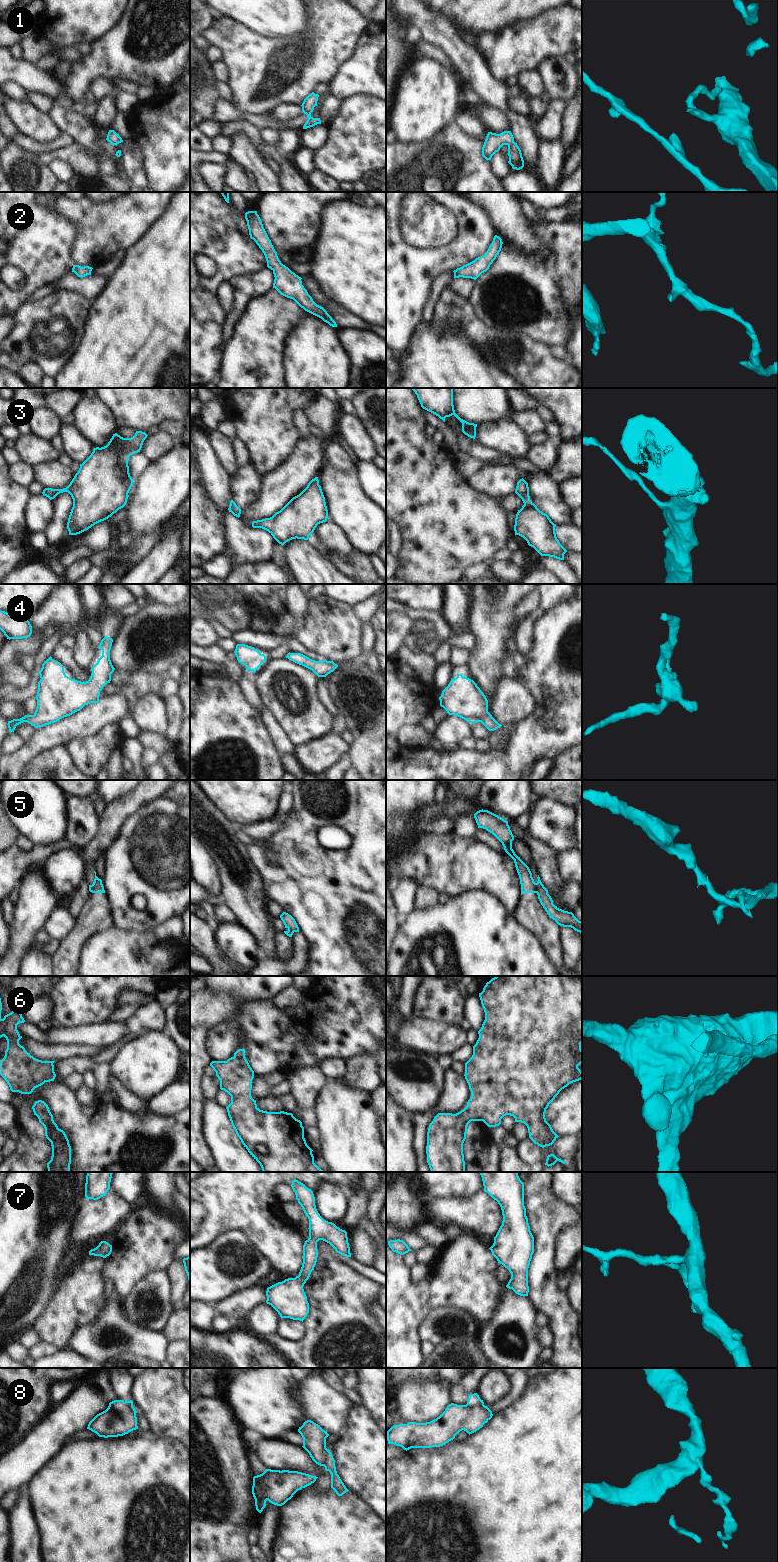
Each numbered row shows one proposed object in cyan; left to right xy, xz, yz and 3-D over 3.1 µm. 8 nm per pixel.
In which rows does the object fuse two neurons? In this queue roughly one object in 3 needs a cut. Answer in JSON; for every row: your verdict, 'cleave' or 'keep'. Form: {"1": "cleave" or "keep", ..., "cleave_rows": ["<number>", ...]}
{"1": "keep", "2": "keep", "3": "keep", "4": "keep", "5": "cleave", "6": "keep", "7": "keep", "8": "cleave", "cleave_rows": ["5", "8"]}

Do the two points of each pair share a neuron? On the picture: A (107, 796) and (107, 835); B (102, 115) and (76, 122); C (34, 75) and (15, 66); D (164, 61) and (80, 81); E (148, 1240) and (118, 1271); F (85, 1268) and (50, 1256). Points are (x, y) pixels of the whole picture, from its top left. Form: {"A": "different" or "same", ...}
{"A": "different", "B": "different", "C": "same", "D": "same", "E": "same", "F": "different"}

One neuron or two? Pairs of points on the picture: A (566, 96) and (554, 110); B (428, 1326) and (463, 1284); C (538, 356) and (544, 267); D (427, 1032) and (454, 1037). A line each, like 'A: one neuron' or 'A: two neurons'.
A: two neurons
B: two neurons
C: two neurons
D: one neuron

